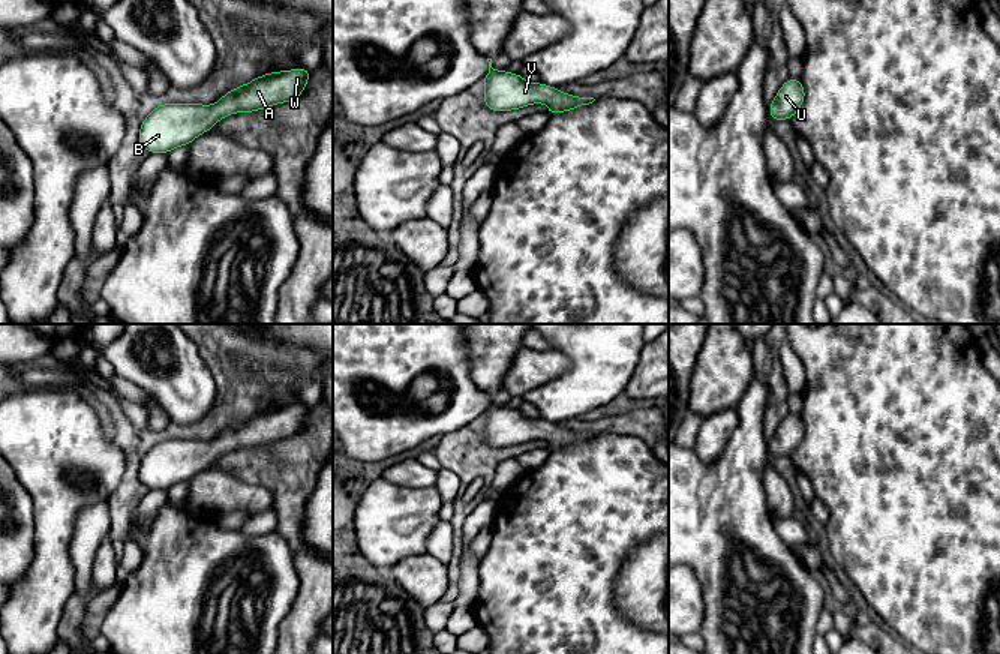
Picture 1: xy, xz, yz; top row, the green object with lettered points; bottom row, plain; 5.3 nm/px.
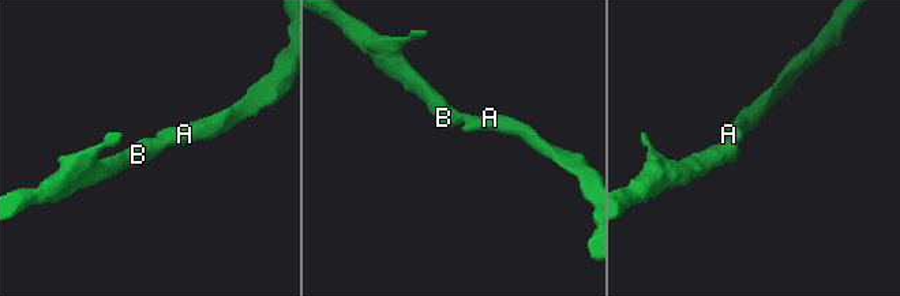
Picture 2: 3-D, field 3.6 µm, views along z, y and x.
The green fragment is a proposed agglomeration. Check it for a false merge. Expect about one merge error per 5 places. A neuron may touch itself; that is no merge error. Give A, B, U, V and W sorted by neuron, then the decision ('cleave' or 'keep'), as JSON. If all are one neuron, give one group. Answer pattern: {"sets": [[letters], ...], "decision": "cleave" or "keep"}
{"sets": [["A", "B", "U", "V", "W"]], "decision": "keep"}

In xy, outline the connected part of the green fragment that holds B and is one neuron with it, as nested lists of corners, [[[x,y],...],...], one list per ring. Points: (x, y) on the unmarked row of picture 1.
[[[298,404],[270,408],[238,422],[214,441],[160,440],[141,459],[138,478],[148,489],[169,489],[190,478],[235,448],[253,448],[297,435],[312,406]]]

